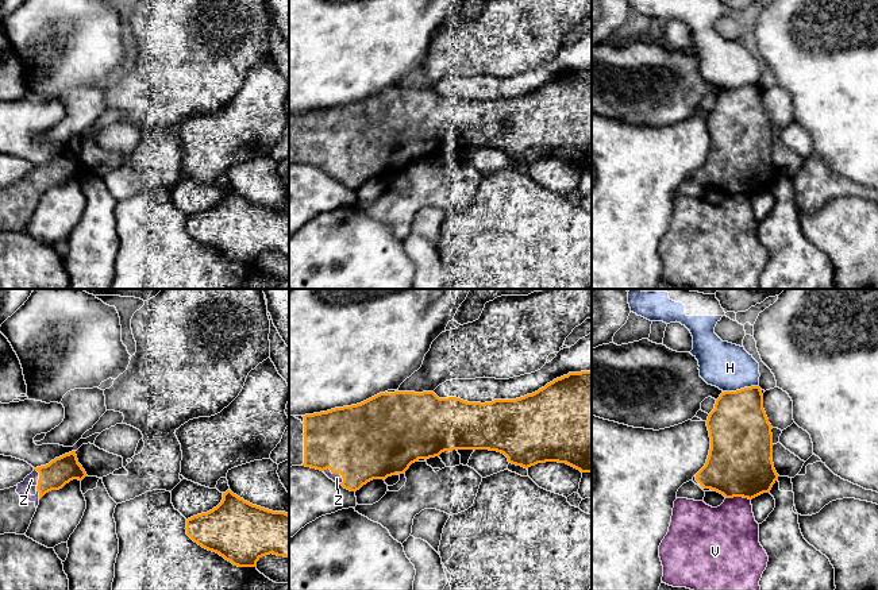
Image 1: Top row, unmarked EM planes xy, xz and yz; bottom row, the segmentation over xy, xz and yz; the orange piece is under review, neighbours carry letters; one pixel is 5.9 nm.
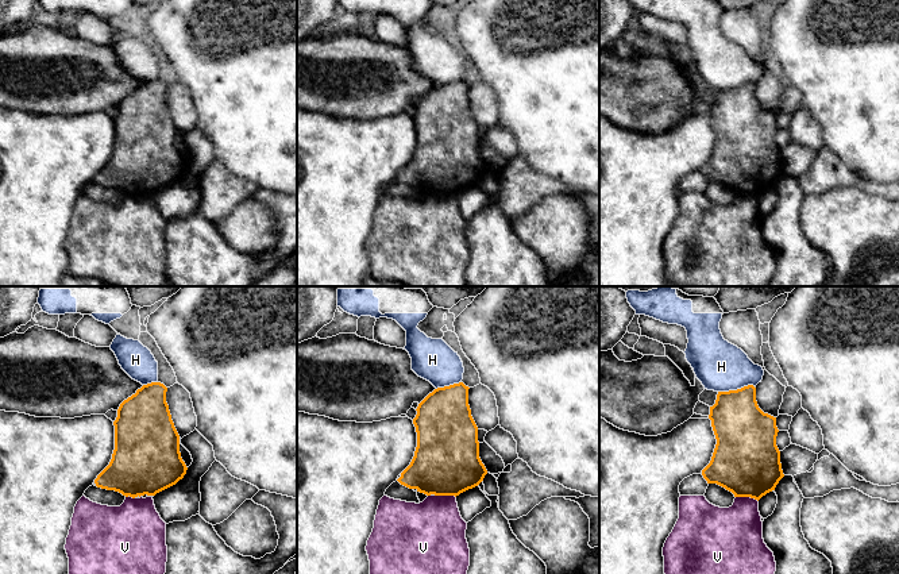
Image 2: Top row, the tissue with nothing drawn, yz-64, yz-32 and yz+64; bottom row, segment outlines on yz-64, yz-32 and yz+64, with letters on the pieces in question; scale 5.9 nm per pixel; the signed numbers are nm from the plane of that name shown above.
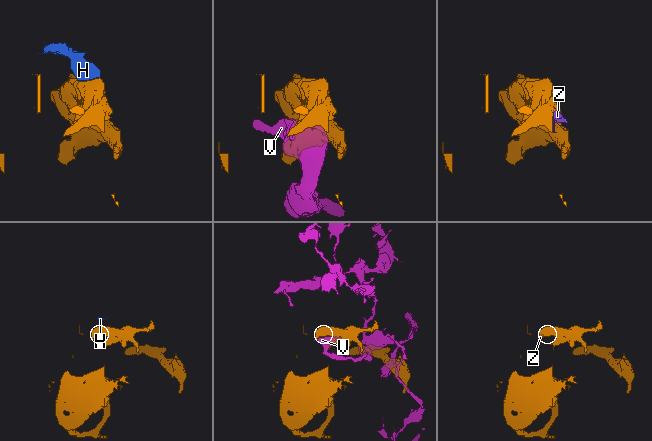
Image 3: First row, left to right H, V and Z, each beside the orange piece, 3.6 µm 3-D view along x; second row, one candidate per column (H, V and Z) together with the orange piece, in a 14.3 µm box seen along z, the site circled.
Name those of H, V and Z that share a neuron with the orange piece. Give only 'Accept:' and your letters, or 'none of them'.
Accept: Z

